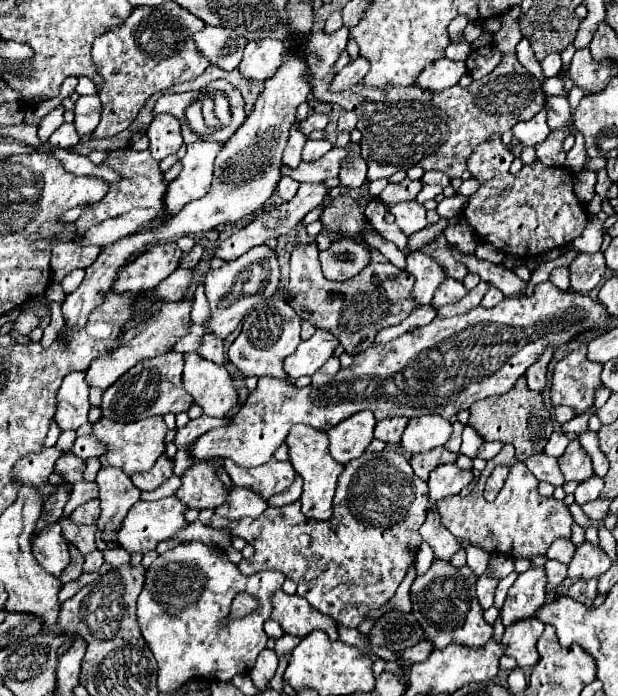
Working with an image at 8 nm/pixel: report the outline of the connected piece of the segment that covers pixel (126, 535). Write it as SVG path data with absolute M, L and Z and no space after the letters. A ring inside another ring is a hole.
M167 497L161 501L137 501L129 513L123 519L121 529L117 531L117 543L129 553L141 553L145 555L147 551L153 551L161 541L169 541L175 537L175 533L179 533L181 529L187 527L187 519L185 519L185 503L181 503L177 497Z

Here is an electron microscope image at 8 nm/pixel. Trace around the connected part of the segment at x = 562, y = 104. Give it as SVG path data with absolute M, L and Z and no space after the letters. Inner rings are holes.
M545 95L547 103L547 125L551 129L561 129L567 125L571 117L571 107L565 97L555 97L555 95Z

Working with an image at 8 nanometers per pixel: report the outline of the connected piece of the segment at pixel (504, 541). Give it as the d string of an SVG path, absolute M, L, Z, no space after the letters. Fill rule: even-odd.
M509 443L497 453L497 457L487 461L487 467L481 471L477 487L467 497L455 495L449 499L441 499L433 505L433 511L441 517L441 523L457 539L465 539L473 547L479 547L491 555L501 553L515 559L517 557L533 559L537 555L545 555L553 541L571 539L571 527L573 527L573 517L569 513L569 507L555 497L541 497L537 493L537 485L539 481L533 477L527 465L515 457L515 447ZM497 465L507 465L509 477L503 489L499 491L497 499L489 503L483 499L483 489L487 477Z

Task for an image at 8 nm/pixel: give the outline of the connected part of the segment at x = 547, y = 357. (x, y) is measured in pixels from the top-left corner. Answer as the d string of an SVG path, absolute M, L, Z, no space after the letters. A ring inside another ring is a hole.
M545 347L545 351L539 355L539 359L533 363L533 367L529 367L525 371L525 379L527 379L527 385L529 389L533 391L541 391L545 387L545 375L547 375L547 363L551 361L551 355L553 355L553 347Z

